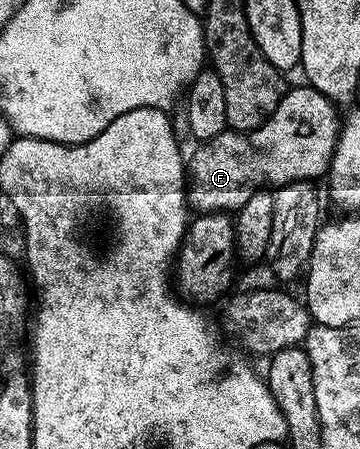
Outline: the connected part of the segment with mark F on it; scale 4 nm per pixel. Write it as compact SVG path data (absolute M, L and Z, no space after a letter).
M300 83L300 86L298 86L297 89L289 88L287 92L285 92L282 100L278 103L276 110L268 116L267 121L265 121L259 129L251 131L225 131L220 133L214 139L210 139L209 141L205 141L195 146L197 149L193 151L192 157L190 153L190 156L186 161L186 188L188 191L189 206L191 206L197 214L238 211L252 195L261 192L265 187L279 187L282 185L289 185L291 181L312 181L313 179L317 179L316 177L323 178L325 174L327 174L328 168L332 166L332 156L336 150L336 144L338 143L341 124L341 110L338 108L336 102L330 100L329 97L322 95L307 83Z

